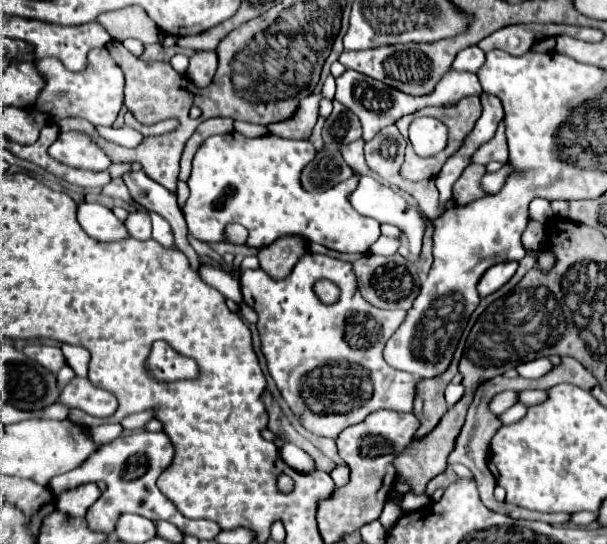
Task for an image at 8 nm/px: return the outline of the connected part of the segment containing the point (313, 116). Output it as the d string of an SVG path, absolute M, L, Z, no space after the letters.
M312 93L302 98L298 111L288 121L272 123L268 125L272 135L284 137L284 139L310 139L314 123L318 119L320 100L324 97L322 93Z

